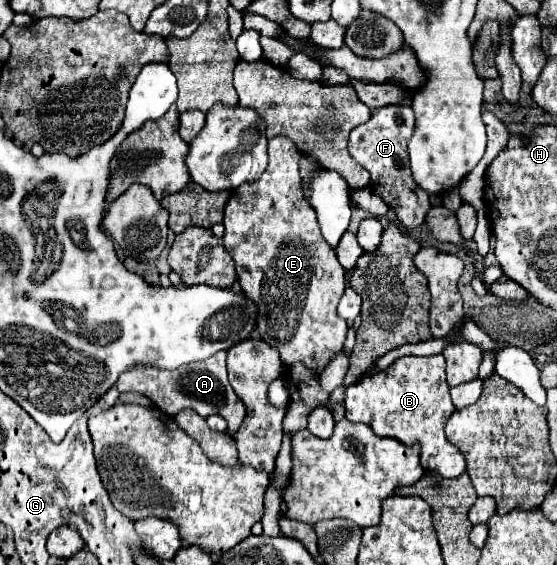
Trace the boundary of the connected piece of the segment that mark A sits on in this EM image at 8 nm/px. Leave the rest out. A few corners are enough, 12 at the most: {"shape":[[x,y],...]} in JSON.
{"shape":[[227,352],[161,370],[135,364],[119,392],[147,396],[163,414],[223,416],[229,434],[245,404],[227,380]]}

